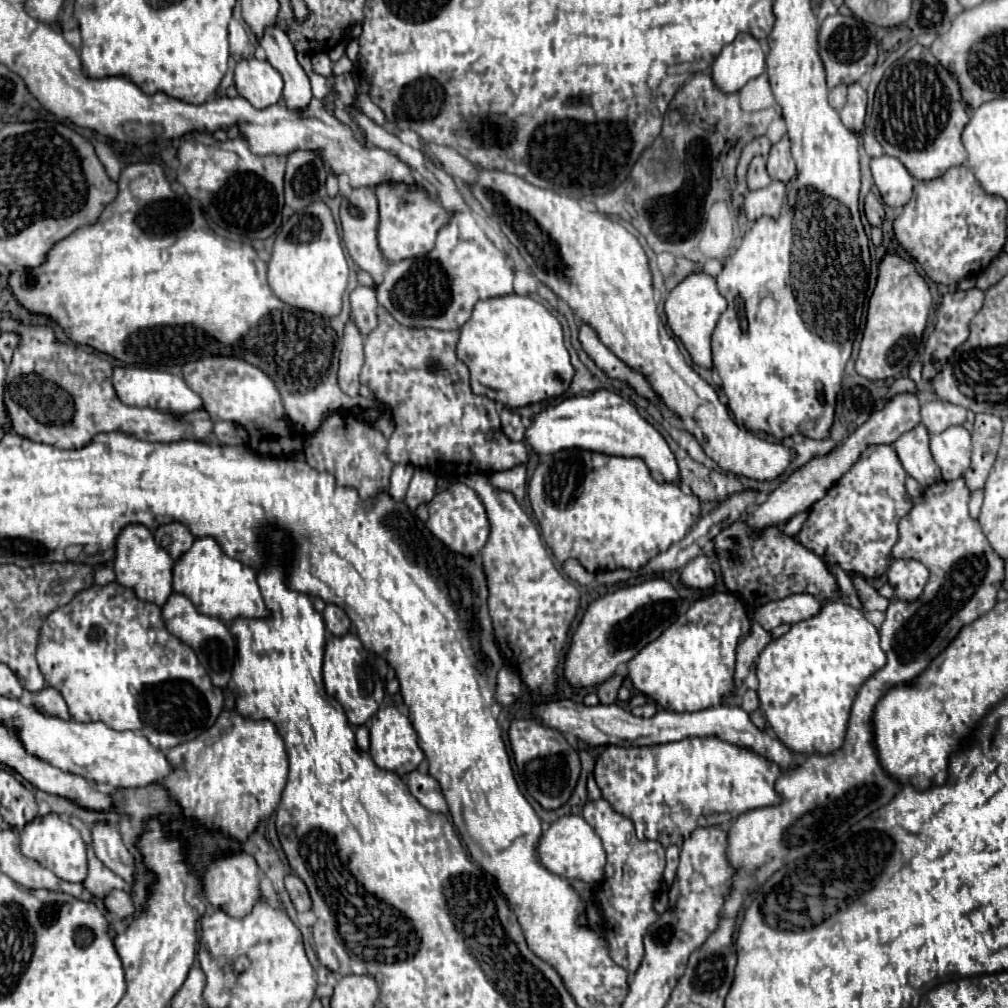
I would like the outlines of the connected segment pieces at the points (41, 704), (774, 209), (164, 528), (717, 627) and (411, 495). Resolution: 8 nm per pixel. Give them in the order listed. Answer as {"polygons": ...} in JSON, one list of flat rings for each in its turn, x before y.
{"polygons":[[[44,687,42,691,38,693,32,693,32,705,42,711,44,715,54,715,54,717,60,717,60,719,70,719,70,713,68,713,68,707,62,699,62,695,52,689,52,687]],[[772,181,768,187,758,191,748,191,744,201,744,211,750,221,756,221,758,217,774,217,778,219,782,203,786,195,786,185,782,181]],[[182,523,160,525,160,527,154,531,156,543,160,543,164,535,170,535,170,537,172,537,170,547,166,549,172,559,178,559,178,557,180,557,182,553,186,553,186,551,192,547,192,543,194,543,194,535,192,535,190,529,186,529,186,525,182,525]],[[710,593,678,617,658,639,628,661,632,685,666,711,700,711,734,695,736,643,750,631,744,603,734,593]],[[416,469,404,501,412,511,416,511,416,507,428,503,434,497,434,493,436,493,436,475,430,473,428,469]]]}

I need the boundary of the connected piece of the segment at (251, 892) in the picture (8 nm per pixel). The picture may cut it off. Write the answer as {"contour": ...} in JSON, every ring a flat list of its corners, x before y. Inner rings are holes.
{"contour":[[232,853,220,859,214,859,208,867,202,871,202,897,208,899,214,907,224,909,232,917,244,917,250,913,254,903,260,897,260,887,258,887,258,865,254,857,248,853]]}

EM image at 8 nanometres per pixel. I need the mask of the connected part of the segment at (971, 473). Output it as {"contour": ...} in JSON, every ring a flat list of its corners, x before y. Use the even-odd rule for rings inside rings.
{"contour":[[976,413,972,429,972,465,964,473,970,491,984,487,988,473,996,461,1002,435,1002,419,992,413]]}

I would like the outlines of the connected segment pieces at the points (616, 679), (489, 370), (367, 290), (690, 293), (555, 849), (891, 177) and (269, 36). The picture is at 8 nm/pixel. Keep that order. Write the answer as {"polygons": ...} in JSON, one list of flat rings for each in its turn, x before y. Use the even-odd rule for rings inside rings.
{"polygons":[[[614,675,614,677,610,677,608,681,604,681,600,687,598,687,598,699,600,699,600,703,602,705,610,705,610,703,616,703,616,691,620,689,620,685,622,685,622,675]],[[510,293,506,297,478,301,466,325,460,327,456,353,458,359,470,369,470,385,474,393,490,397,512,409,562,395,570,387,574,377,574,367,570,365,570,355,564,347,564,333,558,319,528,295]],[[358,285,350,293,350,307,352,307,352,319,356,321,360,333,366,337,376,327,376,287,364,287]],[[692,273,682,283,678,283,668,299,666,299,666,319,672,329,672,333,682,341,686,351,690,353,692,361,700,367,710,369,712,367,712,351,710,351,710,337,712,331,720,319,720,315,726,311,726,299,718,293,716,279,706,273]],[[564,815,558,821,554,821,540,837,536,853,538,853,540,865,544,865,550,873,558,877,566,877,570,881,580,879,590,885,598,885,604,879,606,853,594,829,580,815]],[[882,155,872,159,872,175,886,205,902,207,910,201,914,177,896,157]],[[270,25,258,43,264,47,268,63,282,75,284,79,284,103,292,111,302,111,312,99,310,81,300,63,296,61,294,45,280,25]]]}

